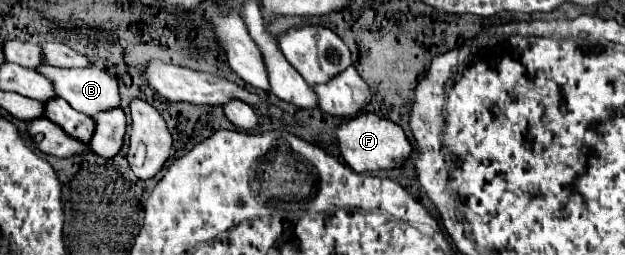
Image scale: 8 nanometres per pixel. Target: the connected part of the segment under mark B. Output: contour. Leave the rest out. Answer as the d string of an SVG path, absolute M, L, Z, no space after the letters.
M40 66L38 68L40 74L44 74L46 78L52 80L56 94L60 98L64 98L74 110L84 112L88 116L96 116L98 112L104 112L106 108L120 108L120 92L118 92L118 80L112 78L108 72L92 66L92 68L74 68L74 70L66 70L66 68L56 68L56 66Z

